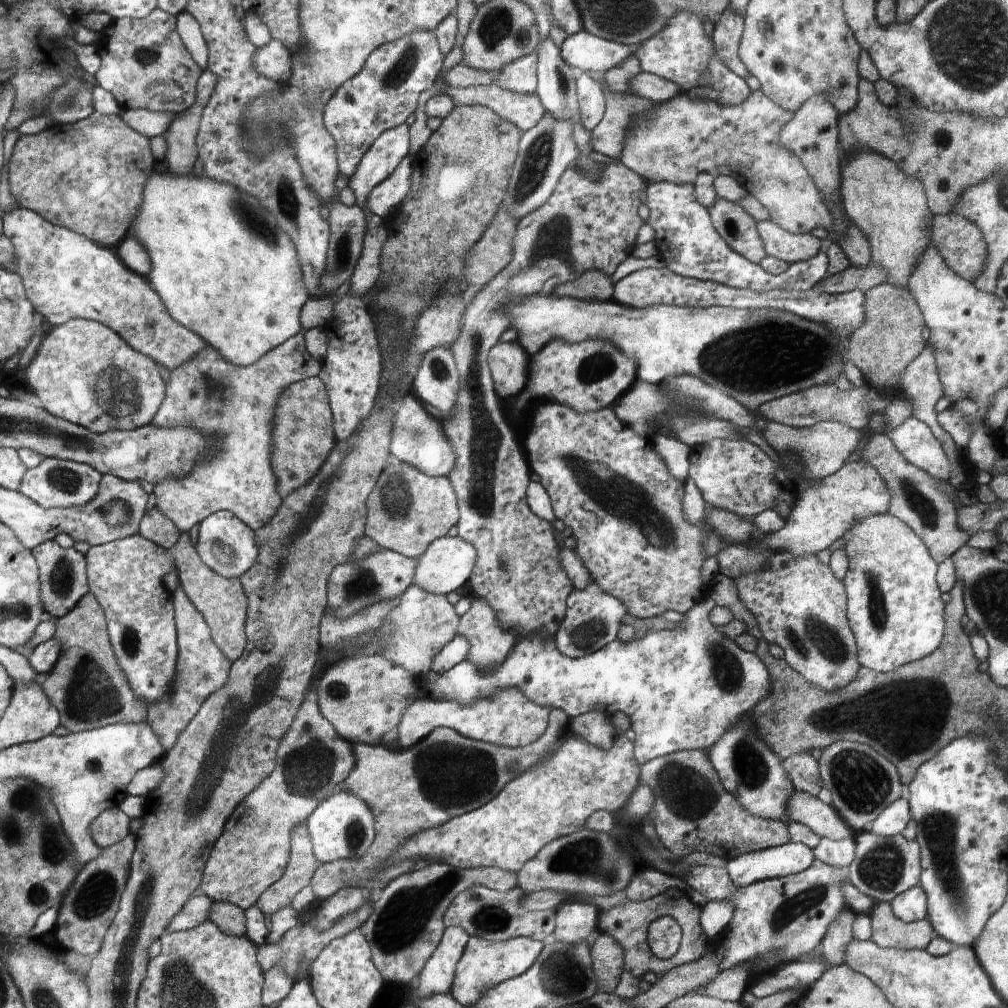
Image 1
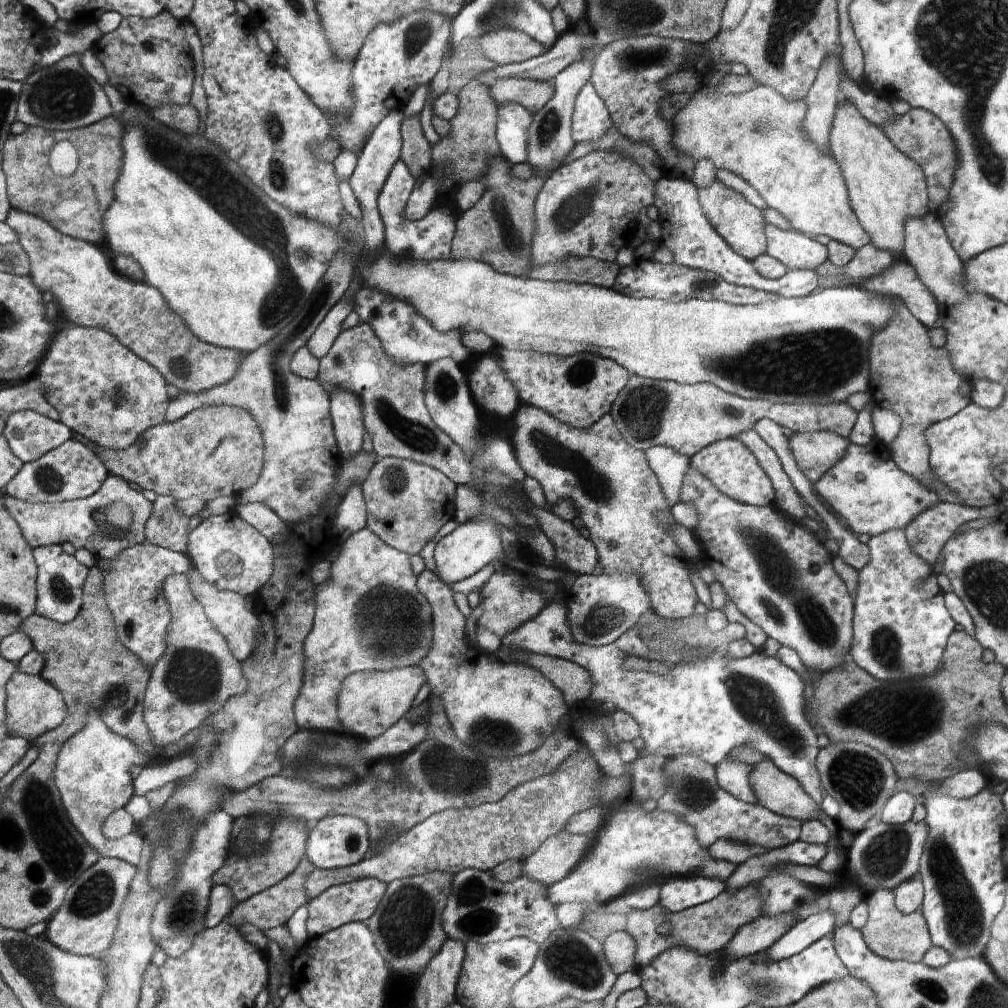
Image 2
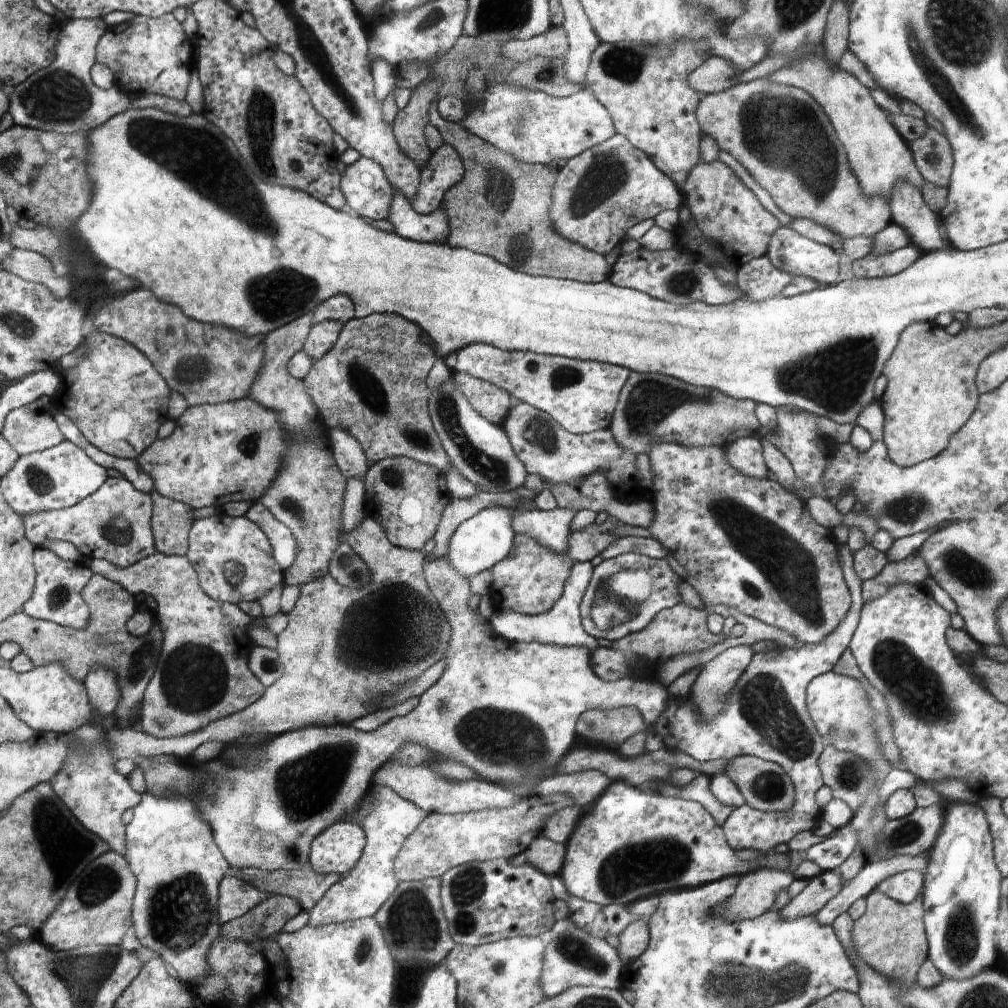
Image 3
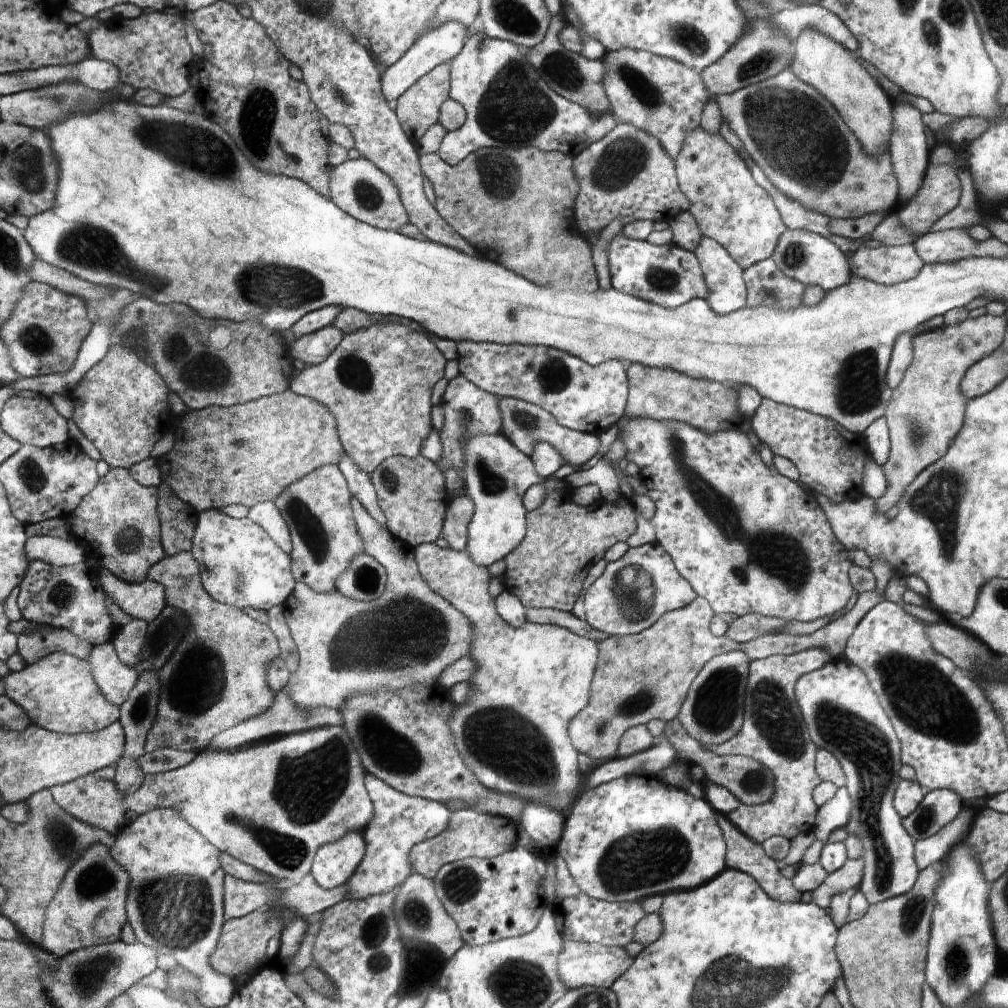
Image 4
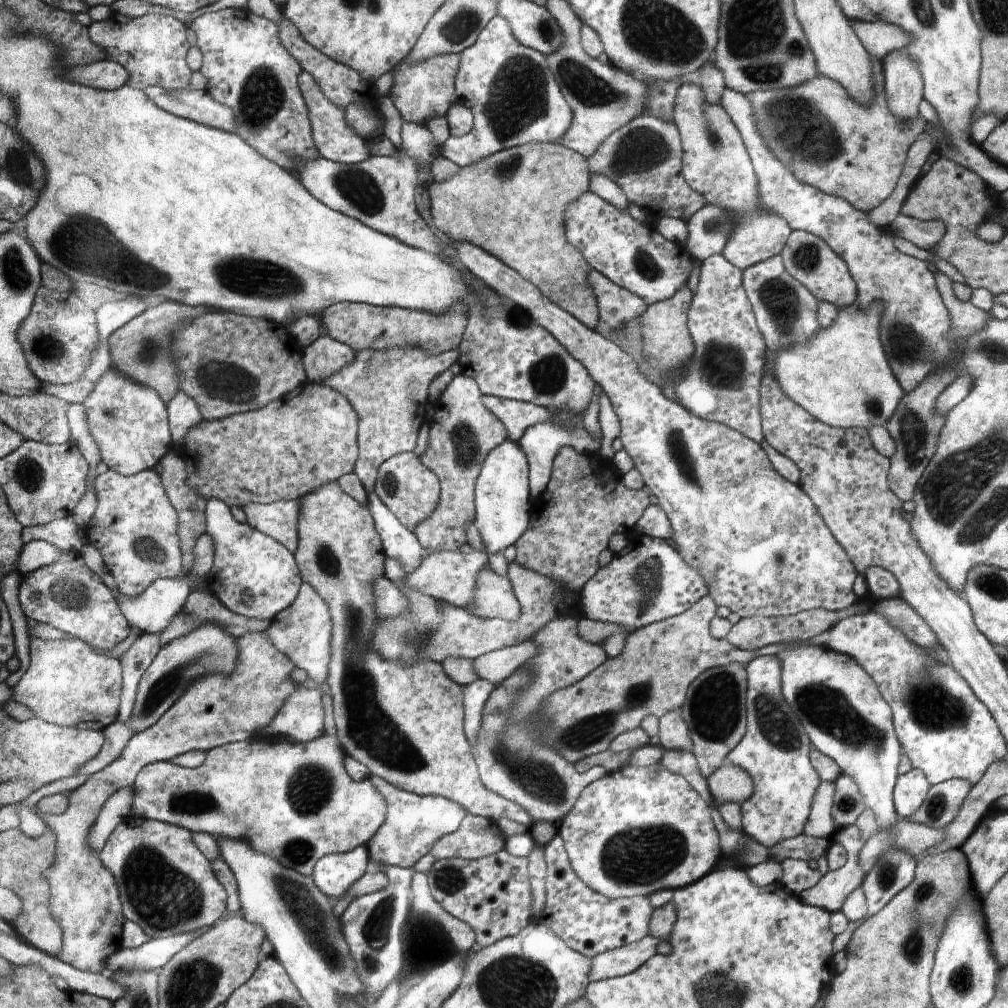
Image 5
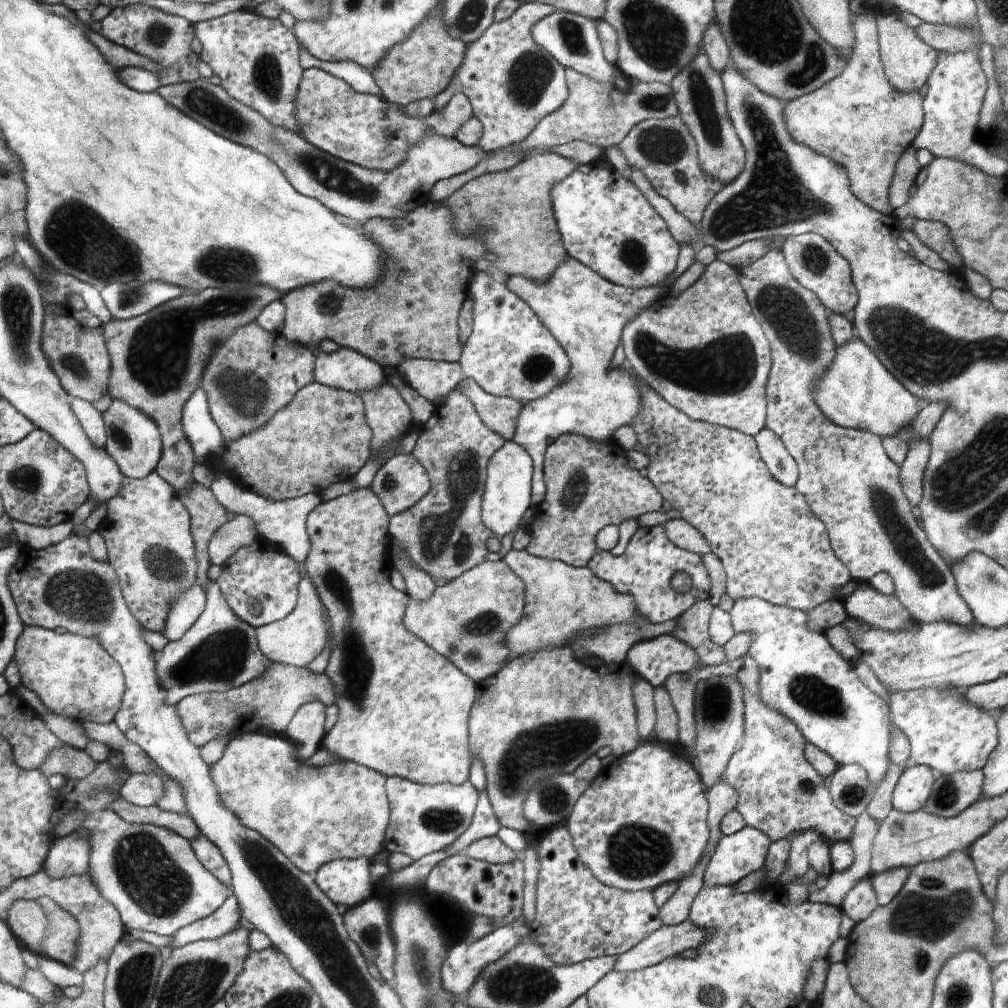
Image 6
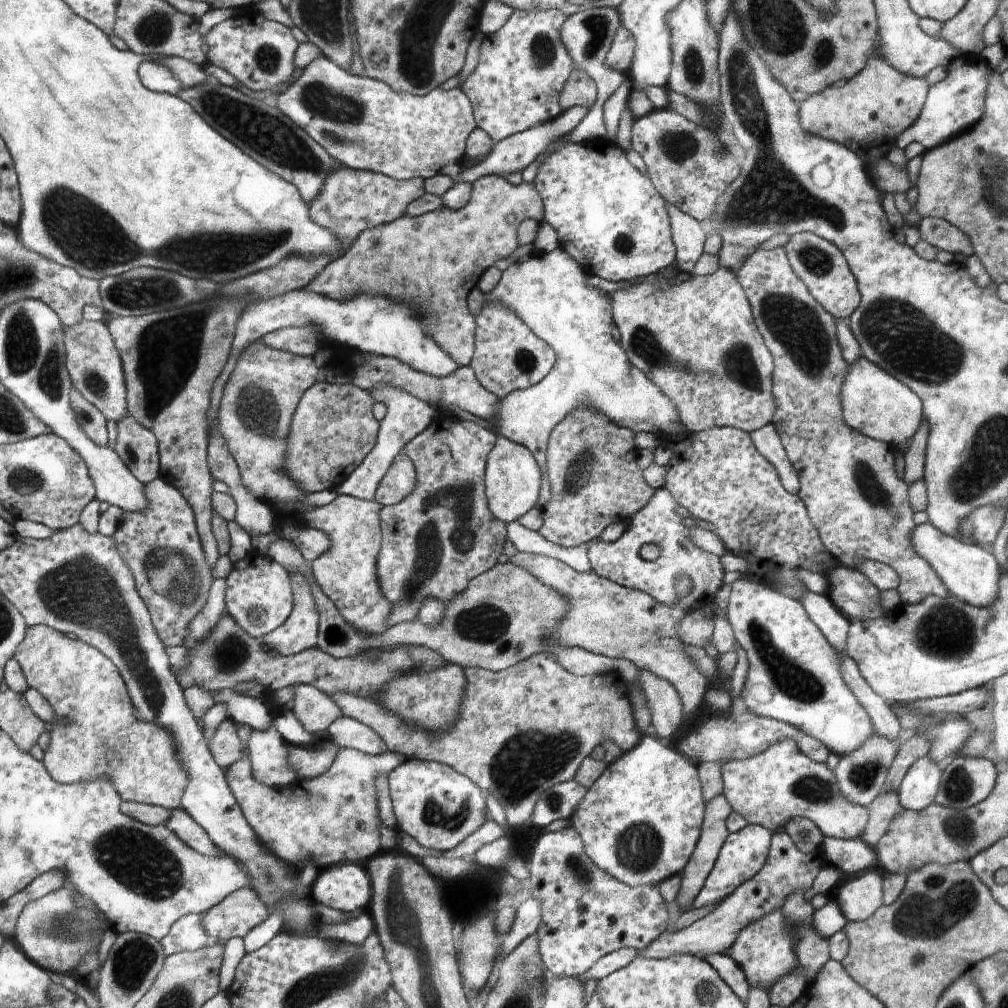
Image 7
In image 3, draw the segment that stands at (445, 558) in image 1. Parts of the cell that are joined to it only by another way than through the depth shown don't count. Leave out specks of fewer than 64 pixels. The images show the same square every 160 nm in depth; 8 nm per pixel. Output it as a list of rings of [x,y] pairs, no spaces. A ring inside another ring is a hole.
[[[500,505],[488,506],[488,508],[483,508],[476,516],[465,520],[456,528],[450,539],[449,552],[447,552],[446,558],[458,571],[458,574],[470,579],[478,576],[482,571],[489,572],[497,562],[505,560],[510,550],[515,546],[514,541],[516,540],[517,532],[513,529],[513,518],[514,514],[511,513],[510,507]]]

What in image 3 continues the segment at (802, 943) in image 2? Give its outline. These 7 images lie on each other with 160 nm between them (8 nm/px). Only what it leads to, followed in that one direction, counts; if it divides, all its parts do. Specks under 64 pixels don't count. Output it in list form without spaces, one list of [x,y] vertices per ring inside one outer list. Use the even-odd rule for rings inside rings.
[[[930,850],[924,851],[914,856],[893,855],[876,862],[868,862],[815,914],[817,921],[823,925],[831,925],[838,915],[847,912],[853,902],[866,898],[882,880],[897,872],[915,870],[924,874],[929,863],[929,852]]]

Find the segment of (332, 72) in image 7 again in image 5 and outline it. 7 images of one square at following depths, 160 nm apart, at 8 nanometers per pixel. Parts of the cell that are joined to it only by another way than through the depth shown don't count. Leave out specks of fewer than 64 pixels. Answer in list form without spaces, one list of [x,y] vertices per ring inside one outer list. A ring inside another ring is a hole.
[[[303,70],[298,75],[298,87],[306,104],[306,109],[310,114],[313,138],[320,152],[320,156],[347,165],[358,164],[372,156],[369,147],[370,140],[352,130],[346,123],[345,108],[335,105],[334,102],[325,95],[325,91],[321,89],[321,86],[318,86],[313,75]]]

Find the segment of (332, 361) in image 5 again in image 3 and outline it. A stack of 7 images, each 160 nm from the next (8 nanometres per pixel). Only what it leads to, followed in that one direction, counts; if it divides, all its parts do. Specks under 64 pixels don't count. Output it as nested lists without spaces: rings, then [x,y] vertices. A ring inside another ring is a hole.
[[[323,320],[312,326],[310,334],[302,348],[312,360],[318,360],[331,350],[338,340],[343,324],[335,320]]]

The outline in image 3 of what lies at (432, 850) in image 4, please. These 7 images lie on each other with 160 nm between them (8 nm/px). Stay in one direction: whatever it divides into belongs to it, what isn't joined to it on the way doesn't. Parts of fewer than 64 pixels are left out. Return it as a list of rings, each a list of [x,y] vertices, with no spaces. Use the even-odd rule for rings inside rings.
[[[532,794],[505,809],[468,810],[456,814],[430,813],[400,850],[394,866],[397,879],[401,882],[441,878],[454,867],[474,861],[497,858],[512,860],[542,835],[544,824],[552,814],[572,804],[571,798],[563,794]]]

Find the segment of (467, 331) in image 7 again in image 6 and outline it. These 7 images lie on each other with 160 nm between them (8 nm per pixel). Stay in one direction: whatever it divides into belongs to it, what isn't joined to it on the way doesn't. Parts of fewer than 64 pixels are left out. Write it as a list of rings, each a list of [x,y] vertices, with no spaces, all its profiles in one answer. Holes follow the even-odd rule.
[[[430,200],[420,208],[416,208],[410,214],[402,217],[401,220],[388,220],[374,217],[369,221],[359,225],[362,233],[369,236],[380,247],[385,248],[385,254],[389,255],[390,266],[388,266],[388,274],[386,278],[382,278],[382,282],[378,285],[372,285],[367,289],[355,289],[337,284],[336,281],[320,281],[317,284],[304,285],[300,289],[294,289],[281,298],[285,305],[285,326],[281,332],[290,342],[298,343],[304,346],[319,345],[322,340],[334,340],[341,347],[352,349],[359,352],[369,359],[376,361],[380,366],[388,364],[397,368],[405,358],[415,359],[432,359],[435,361],[448,361],[449,363],[458,363],[461,360],[461,354],[464,352],[463,342],[458,344],[458,308],[462,308],[466,296],[468,296],[468,286],[471,285],[471,279],[475,272],[472,272],[474,260],[482,258],[485,253],[489,253],[489,248],[486,247],[485,238],[487,234],[482,234],[480,229],[476,229],[471,235],[463,235],[459,233],[455,226],[455,218],[453,212],[446,206],[440,203],[435,203]]]

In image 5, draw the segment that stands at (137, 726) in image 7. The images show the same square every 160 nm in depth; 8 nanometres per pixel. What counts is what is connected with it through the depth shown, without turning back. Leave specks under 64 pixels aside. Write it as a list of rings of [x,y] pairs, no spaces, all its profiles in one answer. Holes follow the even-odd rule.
[[[32,625],[28,628],[30,664],[15,685],[13,700],[29,706],[36,718],[61,727],[100,731],[116,722],[120,713],[124,681],[121,662],[101,654],[81,638],[46,639],[34,634],[33,629]]]

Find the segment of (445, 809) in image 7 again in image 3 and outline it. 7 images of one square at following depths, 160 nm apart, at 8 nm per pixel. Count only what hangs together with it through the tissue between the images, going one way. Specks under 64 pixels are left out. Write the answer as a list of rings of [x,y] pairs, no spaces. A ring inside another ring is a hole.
[[[372,783],[370,791],[376,798],[374,808],[362,820],[357,818],[353,821],[365,831],[365,852],[357,862],[356,868],[332,885],[326,894],[323,894],[322,900],[319,900],[309,912],[309,921],[312,926],[373,917],[378,909],[393,896],[400,884],[394,871],[400,850],[404,848],[406,840],[418,830],[421,822],[429,817],[429,811],[422,810],[413,802],[408,802],[397,791],[390,790],[390,786],[386,784]]]

